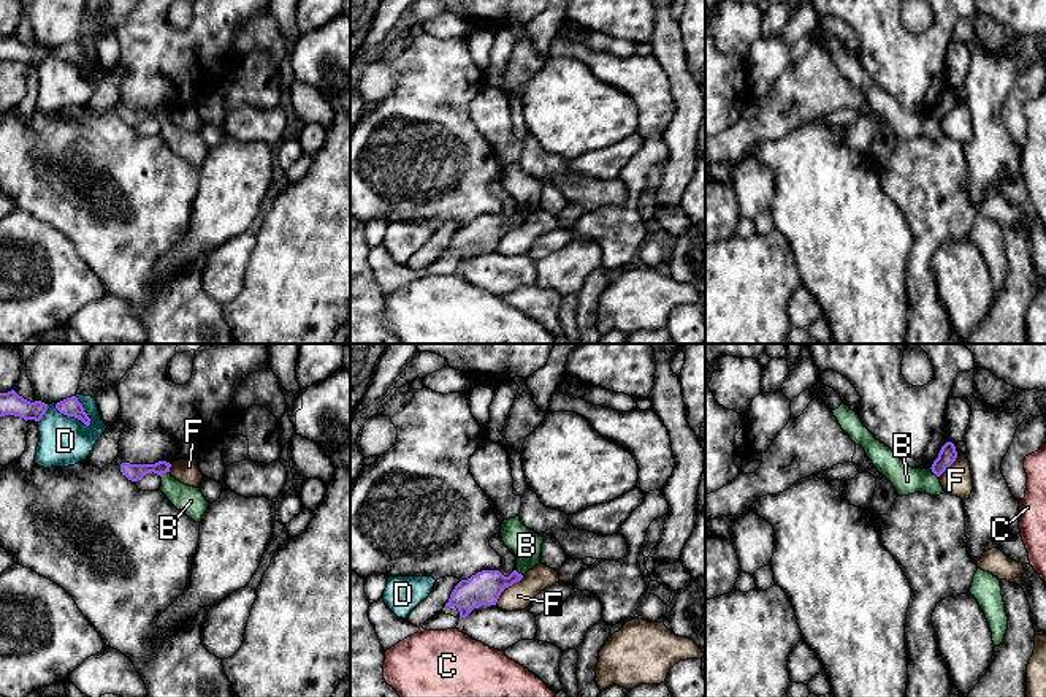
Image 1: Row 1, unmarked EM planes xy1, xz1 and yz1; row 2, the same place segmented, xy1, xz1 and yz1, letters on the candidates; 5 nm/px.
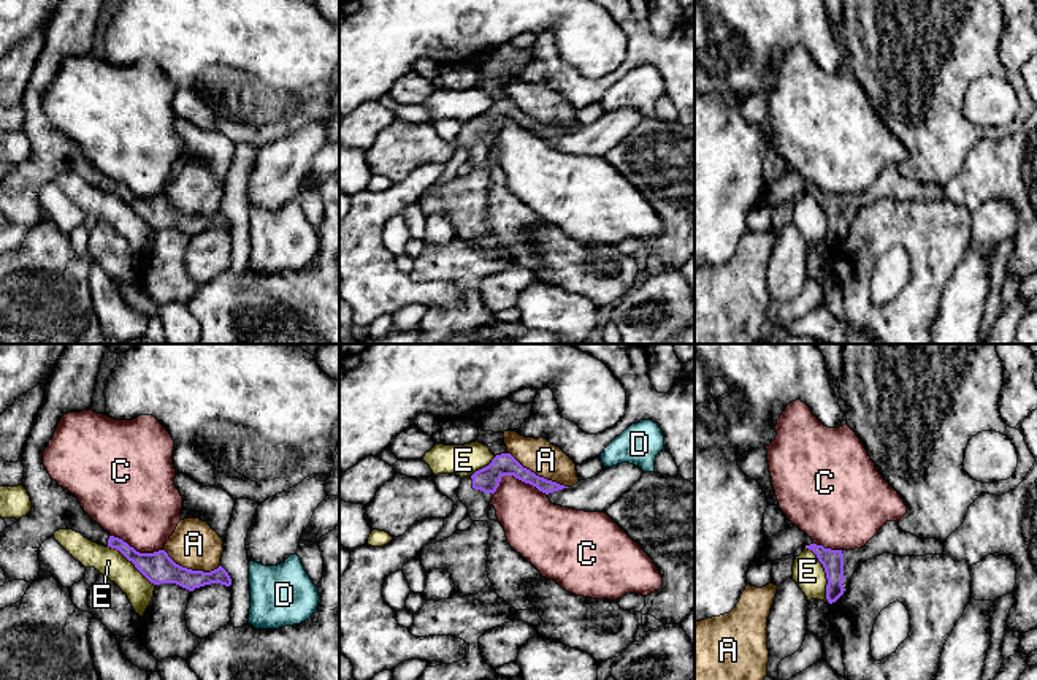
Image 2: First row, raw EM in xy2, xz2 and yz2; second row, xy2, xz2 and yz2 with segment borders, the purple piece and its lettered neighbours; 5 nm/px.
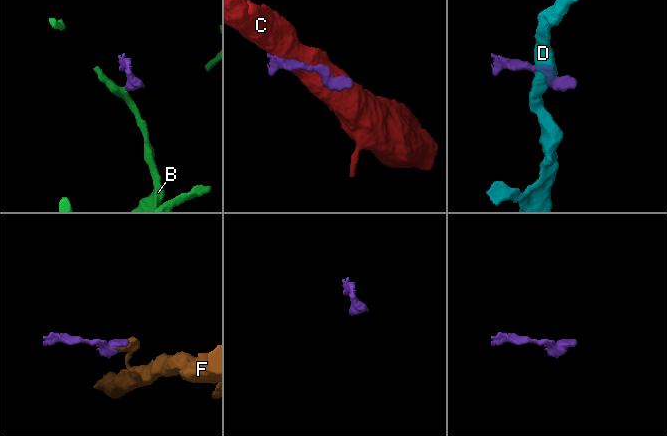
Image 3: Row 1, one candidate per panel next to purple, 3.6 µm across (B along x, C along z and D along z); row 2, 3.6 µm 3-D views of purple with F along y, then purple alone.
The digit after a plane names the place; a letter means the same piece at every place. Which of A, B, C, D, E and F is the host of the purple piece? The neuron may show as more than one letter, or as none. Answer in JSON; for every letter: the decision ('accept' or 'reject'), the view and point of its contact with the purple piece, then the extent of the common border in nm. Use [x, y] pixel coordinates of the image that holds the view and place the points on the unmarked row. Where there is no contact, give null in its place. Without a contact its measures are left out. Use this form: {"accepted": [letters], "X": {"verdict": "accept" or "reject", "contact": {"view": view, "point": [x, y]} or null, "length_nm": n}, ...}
{"accepted": [], "A": {"verdict": "reject", "contact": {"view": "xz2", "point": [538, 121]}, "length_nm": 360}, "B": {"verdict": "reject", "contact": {"view": "yz1", "point": [932, 116]}, "length_nm": 70}, "C": {"verdict": "reject", "contact": {"view": "xz2", "point": [517, 122]}, "length_nm": 280}, "D": {"verdict": "reject", "contact": {"view": "xy1", "point": [72, 60]}, "length_nm": 220}, "E": {"verdict": "reject", "contact": {"view": "yz2", "point": [826, 219]}, "length_nm": 300}, "F": {"verdict": "reject", "contact": {"view": "xz1", "point": [506, 232]}, "length_nm": 220}}

